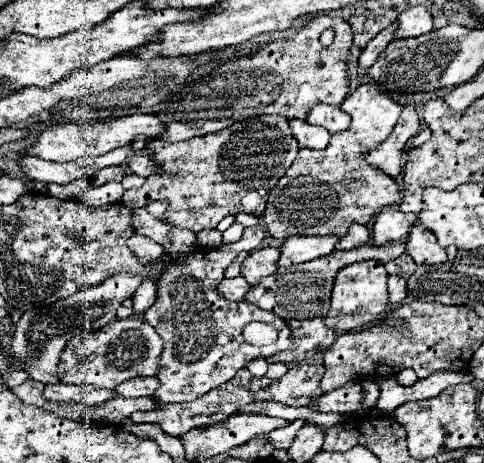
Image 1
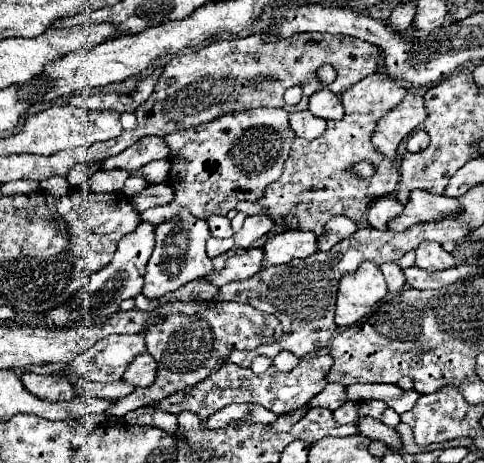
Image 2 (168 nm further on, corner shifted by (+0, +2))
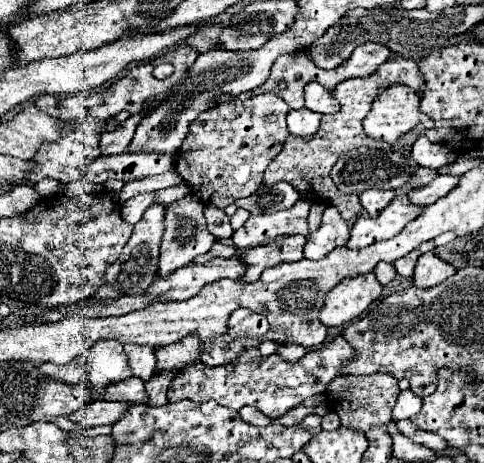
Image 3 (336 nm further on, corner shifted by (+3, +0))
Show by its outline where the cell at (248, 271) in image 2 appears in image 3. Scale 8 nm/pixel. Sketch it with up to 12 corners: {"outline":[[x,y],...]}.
{"outline":[[238,257],[190,263],[146,289],[154,301],[186,301],[218,279],[238,279]]}

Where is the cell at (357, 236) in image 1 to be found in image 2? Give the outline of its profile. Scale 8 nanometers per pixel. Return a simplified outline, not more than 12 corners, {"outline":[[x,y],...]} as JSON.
{"outline":[[333,217],[319,237],[319,251],[329,251],[351,237],[357,223]]}

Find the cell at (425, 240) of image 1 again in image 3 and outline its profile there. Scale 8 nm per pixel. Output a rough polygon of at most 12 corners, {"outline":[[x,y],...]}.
{"outline":[[424,253],[416,263],[414,287],[442,283],[456,269]]}

